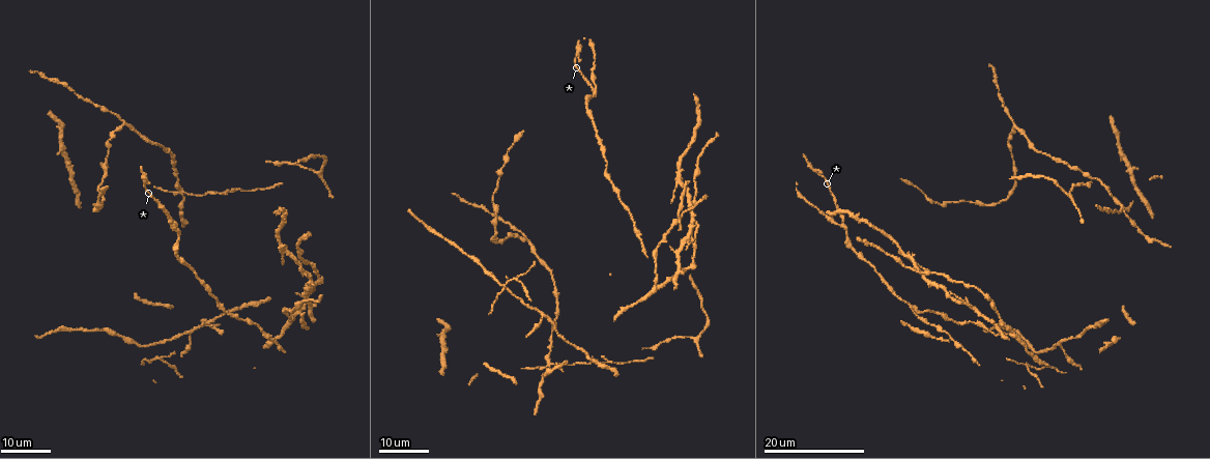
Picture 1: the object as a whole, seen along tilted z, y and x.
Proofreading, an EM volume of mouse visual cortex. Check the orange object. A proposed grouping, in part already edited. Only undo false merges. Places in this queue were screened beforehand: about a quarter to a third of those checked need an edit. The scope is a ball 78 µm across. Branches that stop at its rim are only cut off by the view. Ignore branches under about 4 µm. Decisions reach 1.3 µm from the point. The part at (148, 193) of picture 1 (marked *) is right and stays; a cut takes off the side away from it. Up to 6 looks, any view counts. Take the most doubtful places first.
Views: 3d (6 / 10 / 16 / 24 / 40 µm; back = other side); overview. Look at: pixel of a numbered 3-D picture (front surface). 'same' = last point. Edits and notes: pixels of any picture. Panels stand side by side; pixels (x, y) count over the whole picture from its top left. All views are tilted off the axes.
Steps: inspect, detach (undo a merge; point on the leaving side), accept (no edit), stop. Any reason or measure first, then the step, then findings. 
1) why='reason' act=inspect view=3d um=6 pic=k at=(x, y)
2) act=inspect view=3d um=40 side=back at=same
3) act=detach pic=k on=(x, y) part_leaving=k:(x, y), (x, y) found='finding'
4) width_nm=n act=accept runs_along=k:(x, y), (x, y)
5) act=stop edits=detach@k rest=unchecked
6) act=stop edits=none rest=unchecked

why='a fork' act=inspect view=3d um=16 pic=1 at=(160, 357)

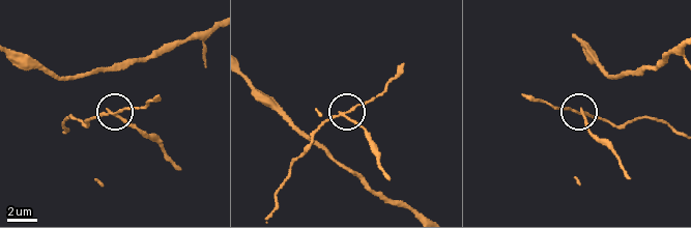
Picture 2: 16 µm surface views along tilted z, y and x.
why='closer look' act=inspect view=3d um=10 pic=2 at=(583, 114)

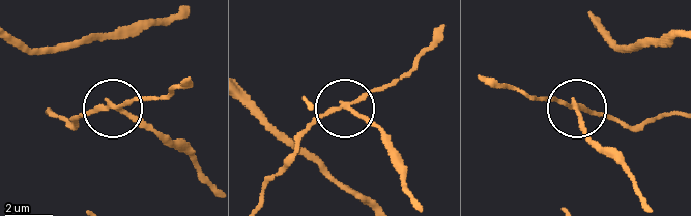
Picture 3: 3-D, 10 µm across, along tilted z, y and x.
width_nm=160 act=accept found='one neuron here'

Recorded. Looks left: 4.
act=inspect view=3d um=24 pic=1 at=(552, 362)

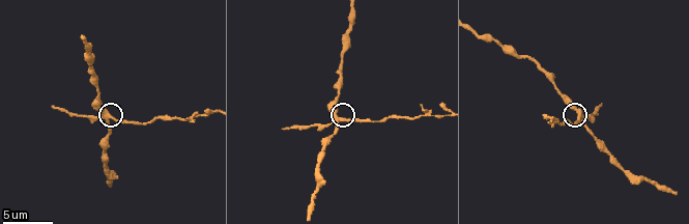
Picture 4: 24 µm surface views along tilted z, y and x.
act=inspect view=3d um=10 pic=4 at=(580, 116)

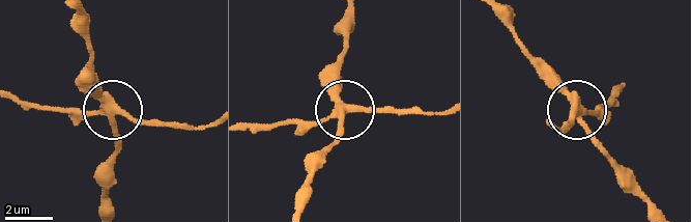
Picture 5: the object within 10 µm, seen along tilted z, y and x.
arms=4 act=detach pic=5 on=(140, 119) found='a second neuron is stuck on'

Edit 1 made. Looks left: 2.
act=stop edits=detach@5 rest=unchecked

